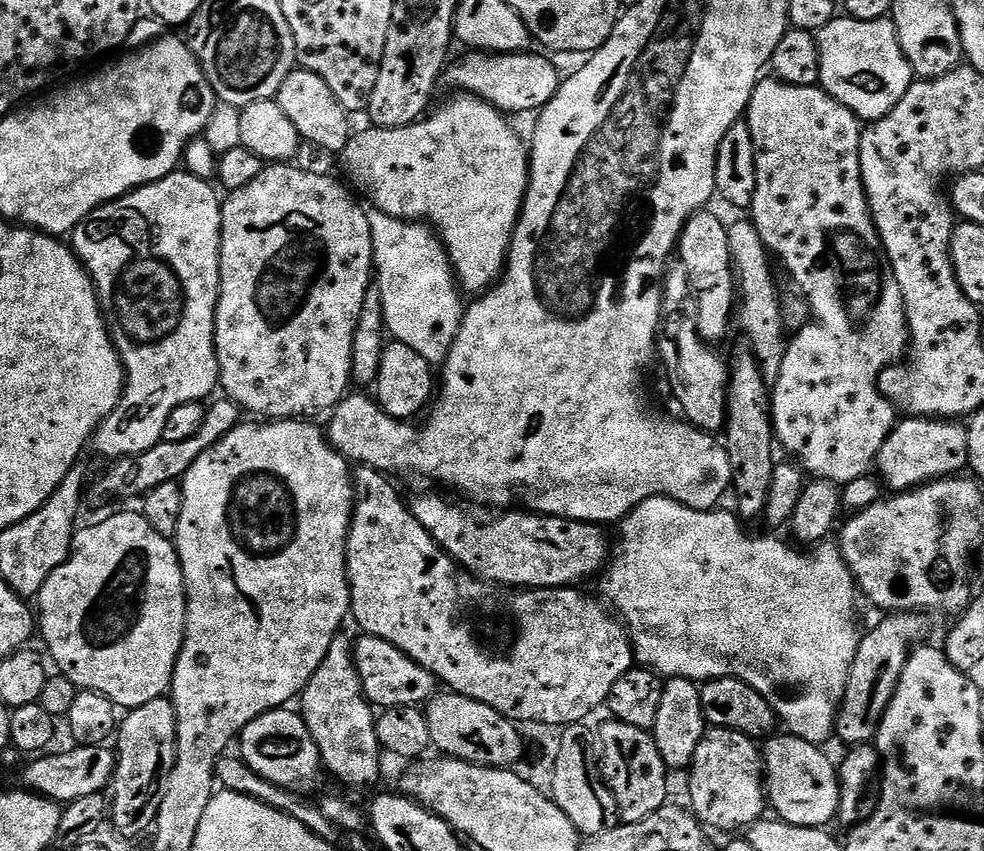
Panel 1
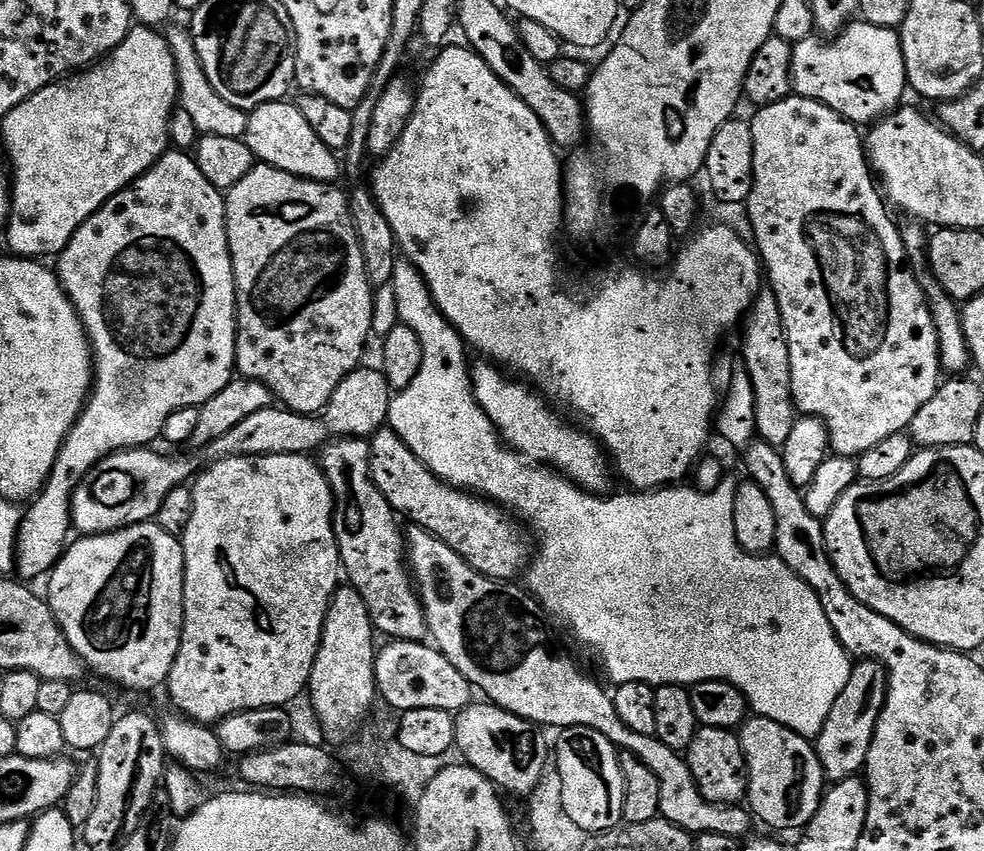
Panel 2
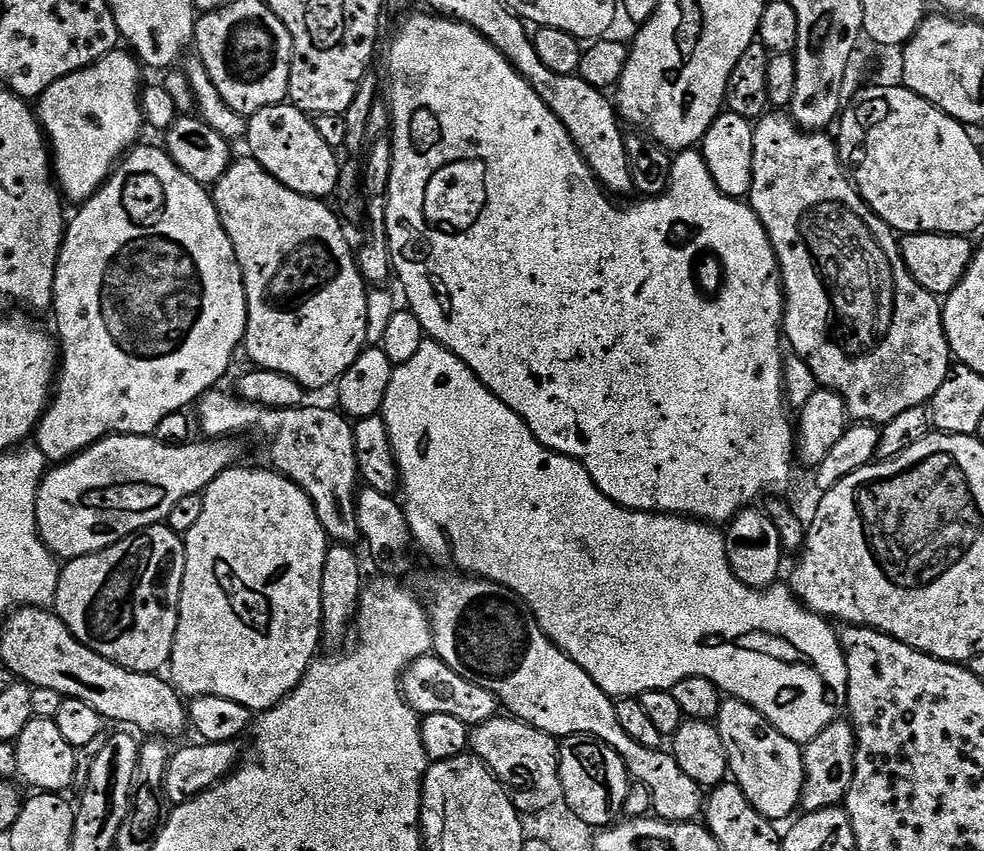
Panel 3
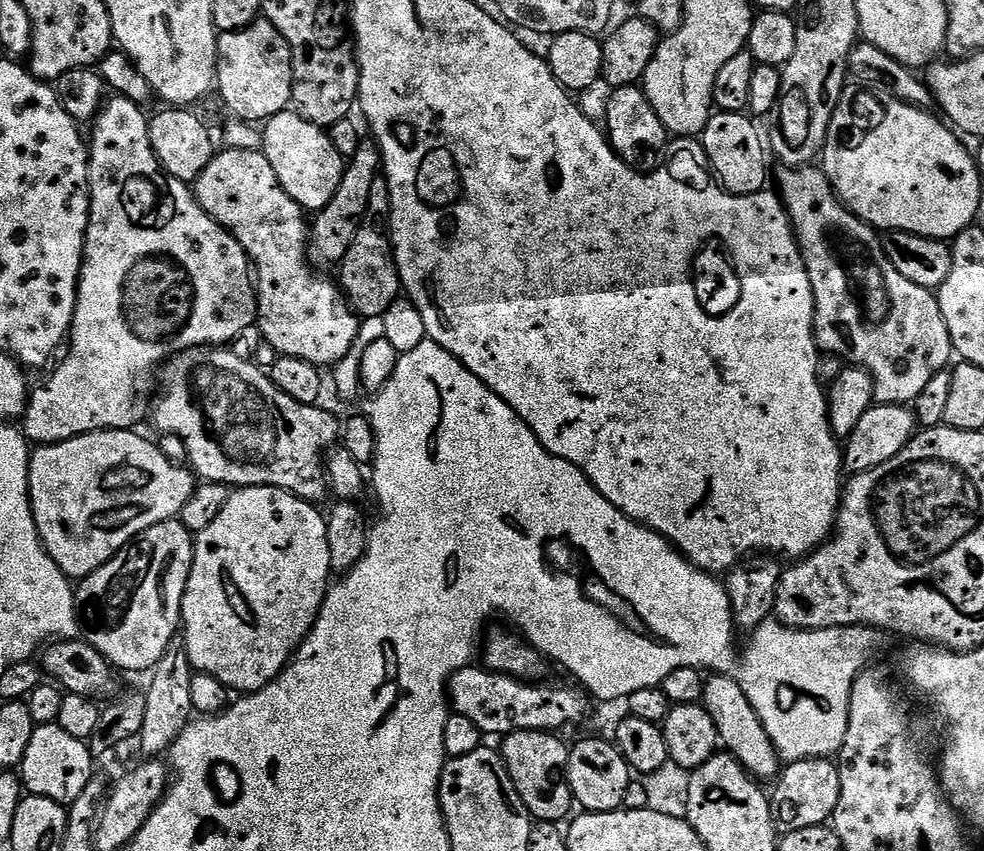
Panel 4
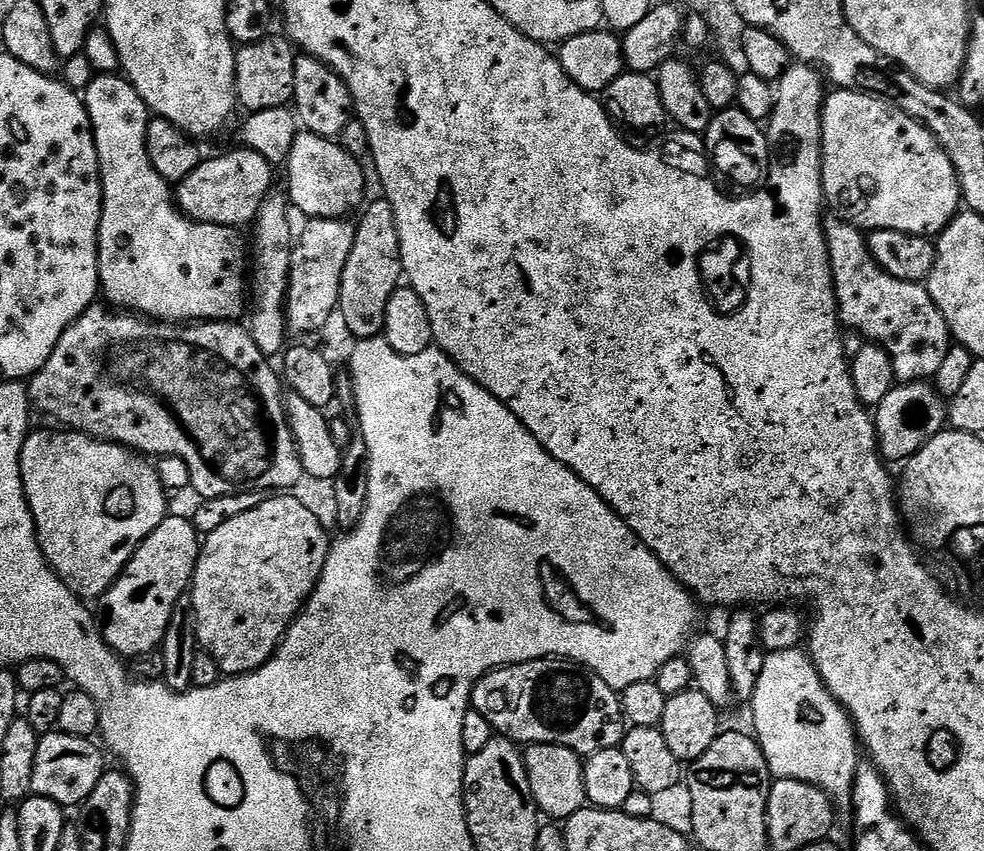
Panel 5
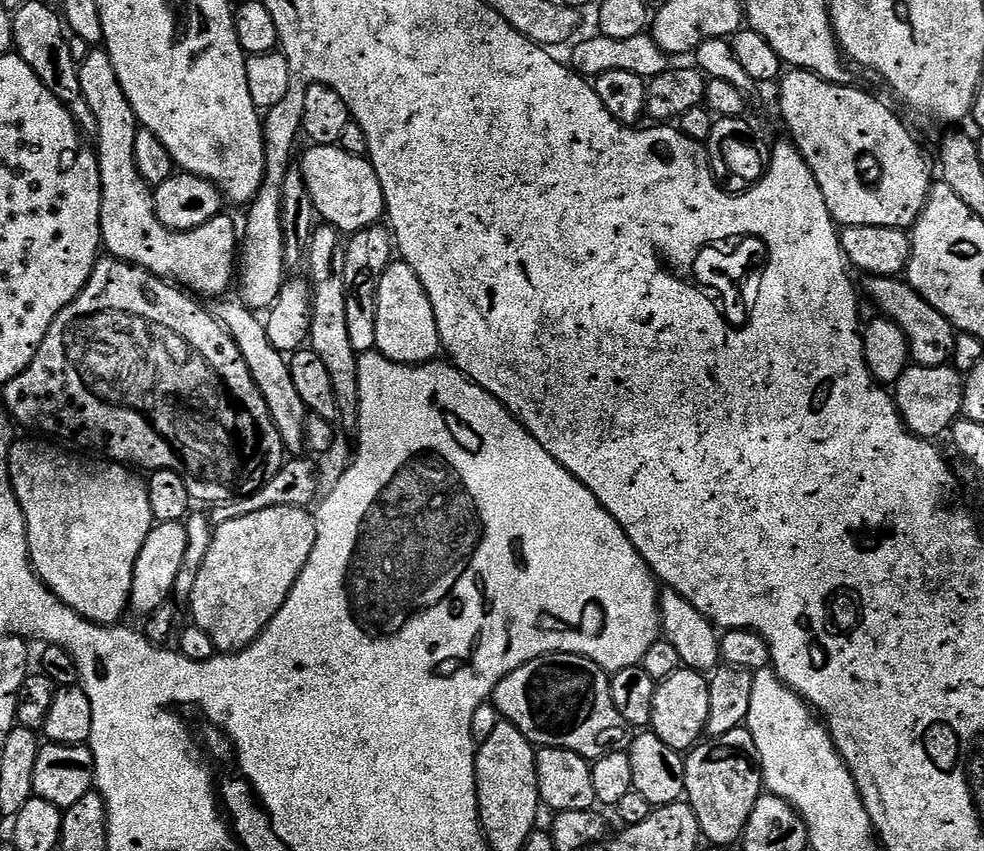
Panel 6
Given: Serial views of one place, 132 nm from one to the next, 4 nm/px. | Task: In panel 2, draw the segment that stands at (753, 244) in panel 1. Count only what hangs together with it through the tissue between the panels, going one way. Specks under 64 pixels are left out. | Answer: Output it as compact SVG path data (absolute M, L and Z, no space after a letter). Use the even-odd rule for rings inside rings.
M770 290L761 291L749 309L744 322L743 367L748 372L755 394L755 426L759 439L772 447L783 447L793 430L796 419L795 404L790 390L789 348L785 340L780 307Z

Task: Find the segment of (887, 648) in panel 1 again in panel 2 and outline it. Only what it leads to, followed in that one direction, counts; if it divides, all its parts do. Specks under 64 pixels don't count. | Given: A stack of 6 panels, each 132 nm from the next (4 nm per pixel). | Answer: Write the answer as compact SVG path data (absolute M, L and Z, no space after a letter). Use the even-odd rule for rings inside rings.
M860 660L853 663L846 690L842 690L842 694L838 694L838 702L830 706L830 718L826 718L826 726L822 726L820 735L814 740L820 765L824 768L825 781L845 780L863 769L870 754L870 742L874 738L876 723L887 697L888 672L883 664L878 660Z

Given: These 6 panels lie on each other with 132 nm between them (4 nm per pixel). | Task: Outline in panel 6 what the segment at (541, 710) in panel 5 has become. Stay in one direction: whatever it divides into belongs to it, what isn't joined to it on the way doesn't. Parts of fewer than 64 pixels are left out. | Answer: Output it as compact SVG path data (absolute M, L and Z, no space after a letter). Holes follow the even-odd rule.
M553 652L537 660L518 666L502 682L498 682L494 693L496 711L503 719L510 721L534 746L540 748L561 748L583 756L589 762L600 760L606 754L627 752L632 747L633 729L629 728L626 718L618 714L614 706L612 682L609 673L585 656L575 656L569 652Z

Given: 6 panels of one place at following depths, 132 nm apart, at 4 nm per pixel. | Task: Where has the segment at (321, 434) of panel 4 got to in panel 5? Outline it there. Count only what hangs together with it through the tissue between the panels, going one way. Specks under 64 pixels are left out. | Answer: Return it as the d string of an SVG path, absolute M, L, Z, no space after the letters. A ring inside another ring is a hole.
M93 306L84 312L76 321L71 324L68 329L62 334L62 338L58 342L58 346L54 346L54 354L50 354L50 358L46 362L46 366L42 366L42 370L31 377L30 383L27 385L28 398L33 405L36 404L48 416L53 416L56 420L61 420L61 425L67 426L69 429L82 432L85 436L95 436L97 440L110 440L114 444L123 444L126 448L131 448L141 454L147 454L152 458L159 458L162 456L177 456L186 462L186 466L190 470L190 478L192 483L190 485L191 491L197 492L197 497L209 500L210 498L218 498L219 496L233 496L235 492L258 492L261 490L291 490L295 483L298 482L301 469L293 466L293 468L272 468L272 460L276 460L280 456L280 452L276 449L276 420L283 421L286 416L286 408L282 403L282 396L280 400L279 384L282 384L281 377L271 368L269 357L264 356L262 350L255 345L254 338L251 336L249 329L240 322L165 322L162 320L153 320L145 318L139 314L129 314L124 310L109 310L107 307Z

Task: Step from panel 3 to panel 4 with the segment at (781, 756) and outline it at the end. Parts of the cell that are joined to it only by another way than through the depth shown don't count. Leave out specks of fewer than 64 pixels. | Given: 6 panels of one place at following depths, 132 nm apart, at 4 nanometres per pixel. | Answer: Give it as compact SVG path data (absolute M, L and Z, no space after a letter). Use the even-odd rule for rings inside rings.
M709 675L704 682L702 703L710 714L710 718L714 718L714 726L720 735L720 744L728 747L725 749L739 760L741 766L750 775L761 782L767 782L781 771L780 753L776 751L770 734L766 734L754 706L750 706L746 694L742 694L736 680L730 676Z

